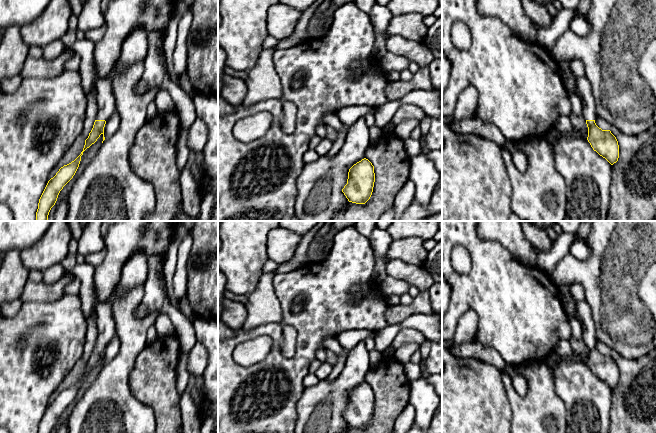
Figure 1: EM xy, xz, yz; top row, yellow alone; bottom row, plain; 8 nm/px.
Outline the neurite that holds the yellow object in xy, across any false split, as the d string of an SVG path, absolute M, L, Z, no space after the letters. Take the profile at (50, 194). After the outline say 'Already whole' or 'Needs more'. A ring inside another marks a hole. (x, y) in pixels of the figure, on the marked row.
M137 28L137 29L135 29L134 31L132 31L132 32L127 36L127 38L125 39L125 41L123 42L122 48L121 48L121 55L120 55L120 58L119 58L119 60L117 61L117 64L115 65L115 68L113 69L112 75L111 75L110 77L108 77L108 78L97 79L97 81L96 81L96 99L97 99L97 107L98 107L98 110L97 110L96 120L95 120L95 122L94 122L93 128L92 128L91 132L89 133L88 138L85 140L85 145L84 145L83 151L81 152L81 154L80 154L74 161L72 161L71 163L69 163L69 164L64 165L63 167L61 167L61 168L59 169L59 171L56 173L56 175L48 181L48 183L47 183L47 185L46 185L46 187L45 187L45 189L44 189L44 191L43 191L43 193L42 193L40 199L39 199L38 209L37 209L37 212L36 212L36 220L35 220L35 221L48 221L49 212L50 212L51 208L55 205L60 191L63 189L63 187L64 187L64 186L73 178L73 176L75 175L75 173L76 173L76 171L77 171L77 169L78 169L78 167L79 167L79 164L80 164L80 161L81 161L81 156L83 155L83 152L84 152L87 148L89 148L92 144L94 144L94 143L97 141L97 139L100 137L101 134L103 135L103 141L105 140L105 137L104 137L104 127L105 127L106 121L110 118L110 116L111 116L112 114L115 113L115 98L114 98L113 92L112 92L112 77L113 77L113 74L116 73L116 72L120 72L121 70L124 70L124 69L128 68L129 66L131 66L132 64L134 64L134 63L136 63L136 62L138 62L138 61L143 60L143 59L146 57L147 52L148 52L148 37L147 37L147 35L146 35L146 31L145 31L144 28Z. Needs more

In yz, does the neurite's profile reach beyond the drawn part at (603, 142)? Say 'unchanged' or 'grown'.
grown

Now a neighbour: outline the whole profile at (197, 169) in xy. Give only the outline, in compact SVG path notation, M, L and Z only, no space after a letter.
M198 153L194 161L194 164L191 168L191 171L195 180L199 184L201 183L204 176L203 164L204 164L204 155L202 153Z

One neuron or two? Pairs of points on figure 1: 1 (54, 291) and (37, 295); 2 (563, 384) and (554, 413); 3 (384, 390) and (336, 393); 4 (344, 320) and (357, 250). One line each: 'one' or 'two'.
1: one
2: two
3: two
4: one

